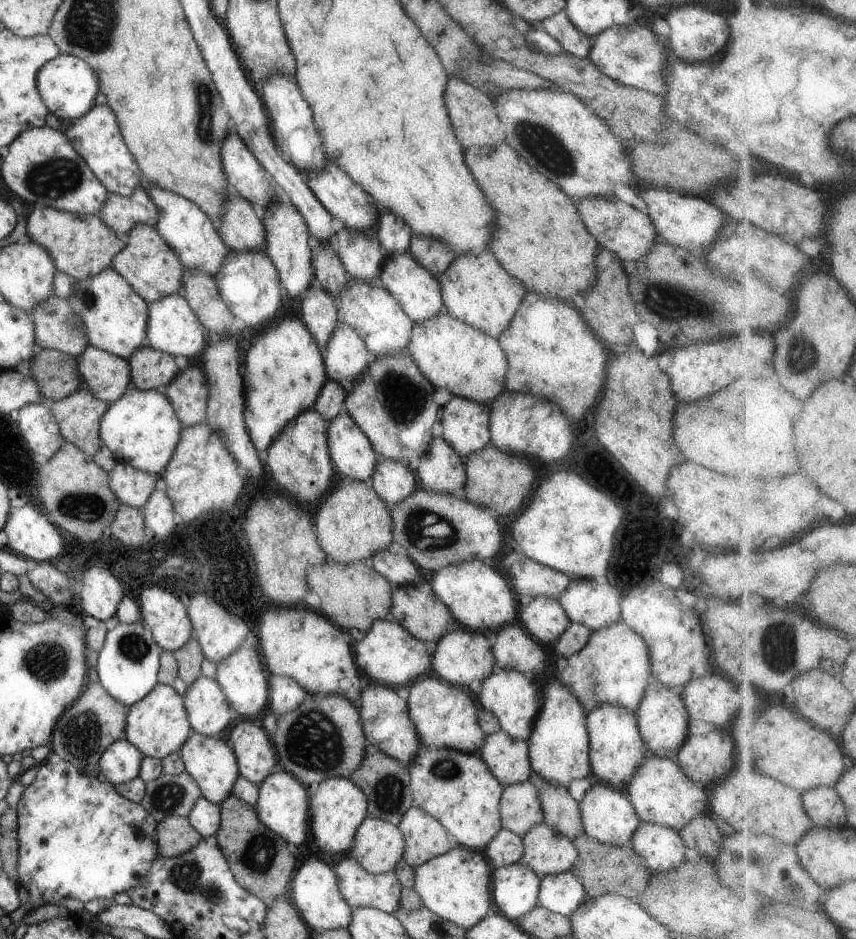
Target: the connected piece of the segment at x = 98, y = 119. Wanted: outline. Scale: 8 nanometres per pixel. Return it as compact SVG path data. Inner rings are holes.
M107 104L94 105L92 110L82 115L82 118L64 120L62 124L66 124L66 130L63 132L70 140L70 144L74 146L74 150L78 152L80 158L84 159L96 179L106 187L109 193L129 197L136 188L140 187L142 171L124 142L114 111Z

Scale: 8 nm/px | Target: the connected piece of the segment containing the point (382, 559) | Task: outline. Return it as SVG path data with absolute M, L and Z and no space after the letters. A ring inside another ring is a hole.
M378 550L370 557L372 568L390 580L393 586L410 586L425 582L422 574L408 556L398 555L387 550Z

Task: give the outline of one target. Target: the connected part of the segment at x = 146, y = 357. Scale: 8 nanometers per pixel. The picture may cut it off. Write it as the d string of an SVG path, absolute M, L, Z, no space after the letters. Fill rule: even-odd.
M145 345L127 358L131 384L140 390L162 389L178 374L178 364L170 354Z

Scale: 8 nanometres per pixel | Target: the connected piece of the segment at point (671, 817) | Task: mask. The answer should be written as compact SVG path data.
M649 752L623 791L641 821L660 824L677 831L692 818L709 812L708 789L702 783L690 780L675 759L660 758Z

